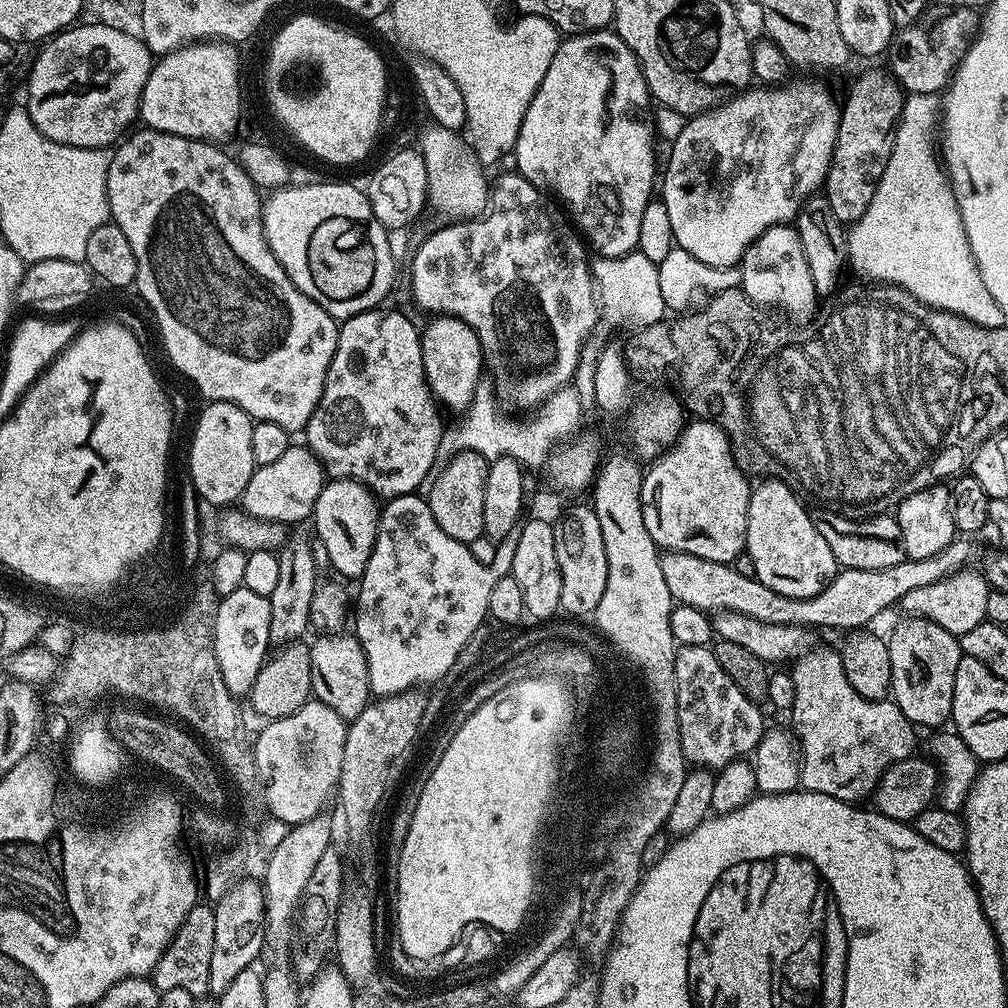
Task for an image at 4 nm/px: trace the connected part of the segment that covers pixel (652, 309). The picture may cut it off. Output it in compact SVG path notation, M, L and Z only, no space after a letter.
M643 250L627 252L625 256L600 256L593 259L590 264L592 282L598 297L598 318L603 324L610 325L614 330L628 328L635 330L645 328L646 325L659 323L666 314L662 289L658 286L658 264L655 259L651 260Z

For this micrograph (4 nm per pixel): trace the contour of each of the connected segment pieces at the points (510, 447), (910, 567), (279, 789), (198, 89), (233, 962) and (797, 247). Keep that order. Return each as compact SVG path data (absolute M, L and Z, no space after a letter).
M481 373L471 402L461 413L462 418L454 423L451 421L444 429L438 444L438 452L435 454L435 458L440 460L440 468L436 468L435 474L431 476L432 480L437 480L454 454L464 451L480 453L490 462L500 456L508 456L525 467L538 465L541 467L547 461L551 448L567 439L566 436L575 430L580 418L584 416L576 390L571 384L552 392L539 404L532 415L537 414L532 418L516 418L502 412L501 409L503 410L503 407L496 394L496 384L491 373Z
M964 538L953 539L952 543L944 547L938 554L921 560L904 559L898 562L898 566L886 566L882 570L858 570L857 568L845 568L837 571L836 577L831 580L818 594L814 594L805 600L795 600L786 594L778 594L778 590L770 590L756 578L745 578L738 574L738 570L732 564L722 562L710 562L710 558L698 558L698 554L686 554L685 552L665 551L660 558L662 574L666 578L666 586L670 589L673 601L677 605L696 607L707 614L714 614L723 610L750 614L750 618L758 618L758 622L774 622L775 624L797 624L799 628L813 630L812 628L844 628L843 630L860 630L868 624L883 608L895 609L910 590L919 590L921 586L928 586L930 582L936 582L965 567L968 560L968 544Z
M312 698L307 704L294 710L294 714L267 721L263 726L265 728L261 730L260 737L255 737L252 753L256 759L256 779L262 789L264 805L273 817L286 825L306 822L319 815L325 809L323 806L328 795L337 791L342 768L342 750L346 746L348 733L346 721L334 714L330 706Z
M193 42L184 45L183 48L176 48L173 52L163 53L153 63L152 73L146 78L146 86L140 95L139 119L145 120L147 127L154 132L169 132L175 136L185 136L191 140L206 140L209 142L224 142L228 135L240 124L240 56L235 52L233 45L228 42Z
M241 879L232 885L221 900L214 904L214 954L210 954L209 993L219 994L242 974L253 967L264 948L266 917L264 914L264 889L259 879Z
M776 225L766 229L744 252L741 270L741 291L756 304L764 308L780 308L786 315L800 320L798 322L808 322L816 316L818 297L814 290L813 275L806 262L801 238L793 225Z

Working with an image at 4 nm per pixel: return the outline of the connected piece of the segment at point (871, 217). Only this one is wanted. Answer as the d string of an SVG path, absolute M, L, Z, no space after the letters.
M912 94L905 99L900 122L896 126L890 162L886 162L886 170L882 170L882 178L874 190L874 198L870 198L870 206L866 206L866 214L862 214L847 233L850 268L869 276L872 279L869 281L905 288L911 296L933 310L953 312L987 328L1003 328L1006 318L998 302L990 298L986 282L982 282L982 274L966 238L956 195L952 193L952 181L948 179L938 155L938 125L941 120L942 100L939 95Z

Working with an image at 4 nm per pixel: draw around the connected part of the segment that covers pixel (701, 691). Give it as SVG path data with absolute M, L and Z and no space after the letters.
M677 647L674 682L682 754L689 765L719 770L731 760L755 753L766 731L764 716L760 713L761 705L746 698L746 694L742 694L742 690L730 682L730 674L718 666L718 658L711 647Z

